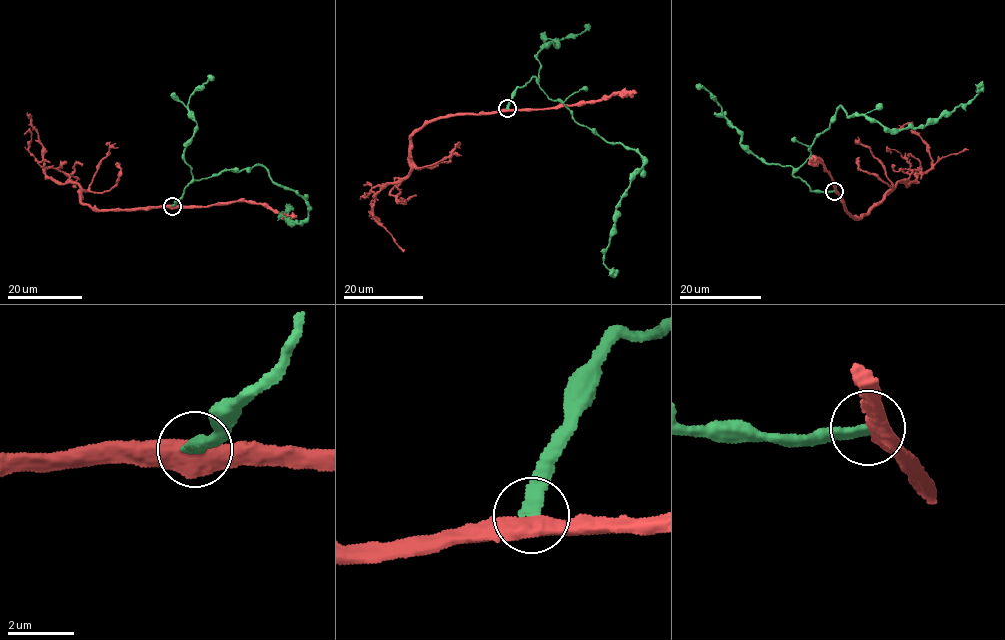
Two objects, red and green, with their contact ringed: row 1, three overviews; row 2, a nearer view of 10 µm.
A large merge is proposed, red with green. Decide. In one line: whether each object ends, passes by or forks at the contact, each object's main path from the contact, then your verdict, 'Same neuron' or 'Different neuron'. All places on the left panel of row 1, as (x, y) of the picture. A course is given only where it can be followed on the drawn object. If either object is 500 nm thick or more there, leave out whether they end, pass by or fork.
Course of red: (172, 205), (95, 210), (81, 202), (80, 186), (58, 184), (46, 174), (42, 146), (29, 115). Course of green: (172, 205), (190, 183), (259, 165), (307, 203), (306, 221), (290, 224), (281, 216), (289, 204). Different neuron

